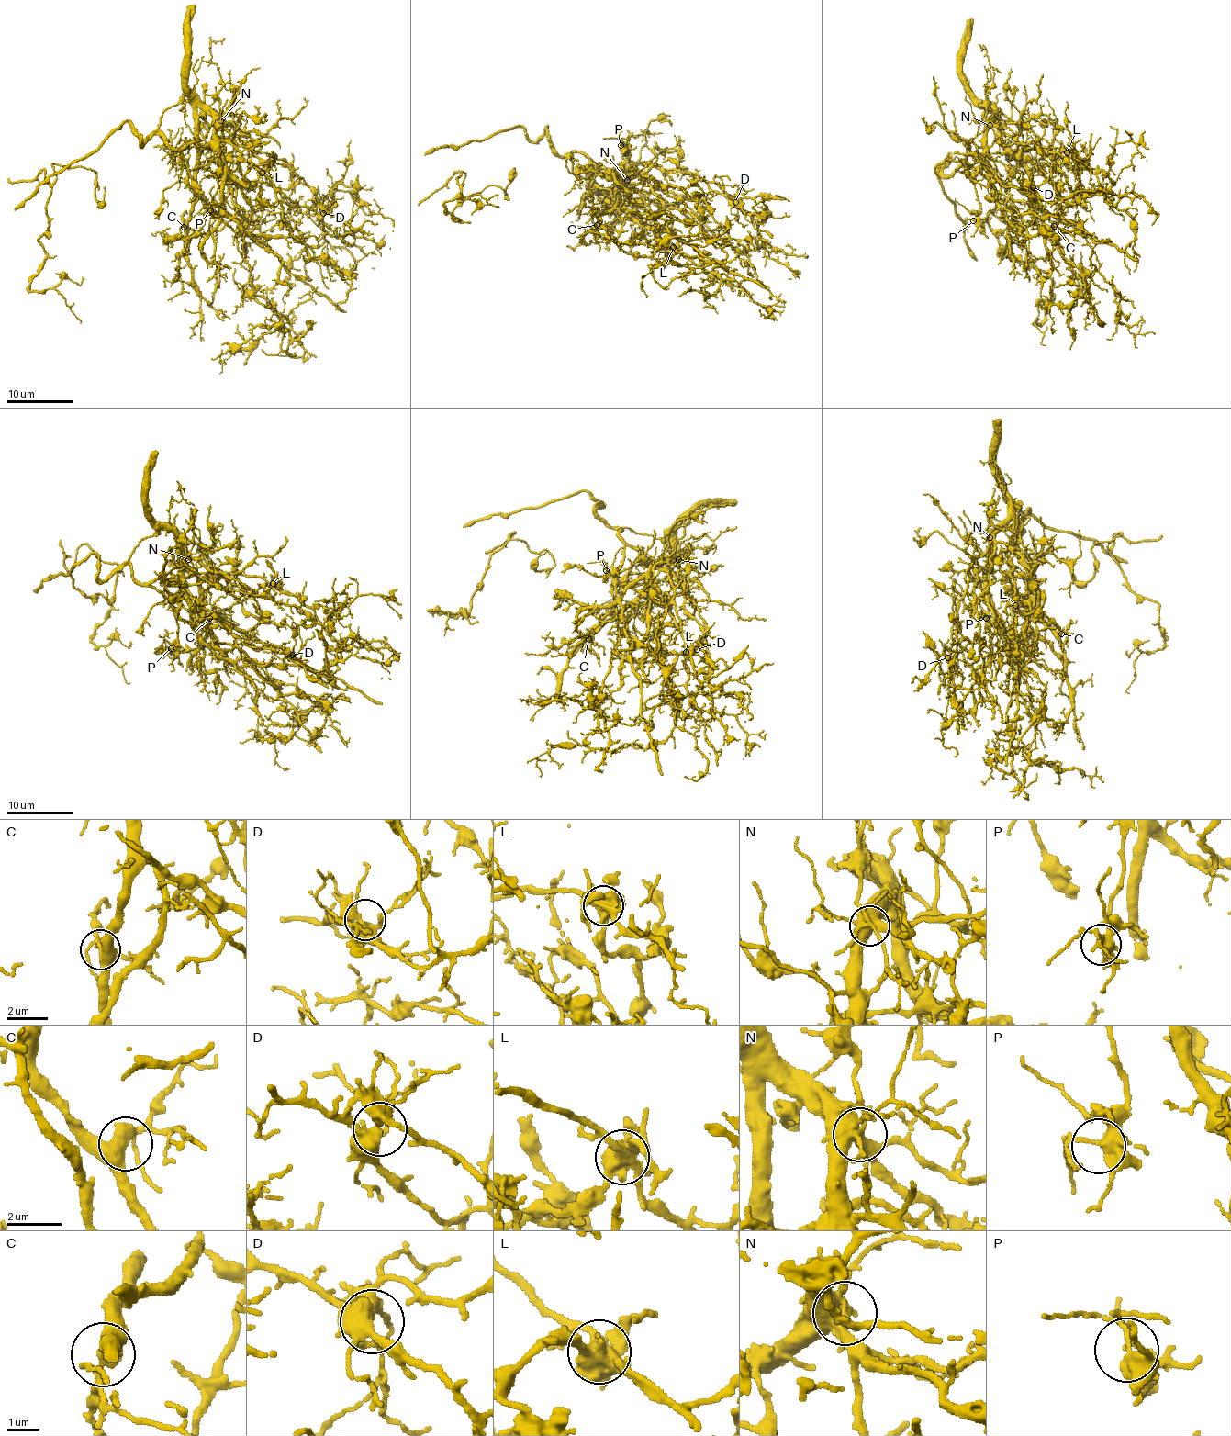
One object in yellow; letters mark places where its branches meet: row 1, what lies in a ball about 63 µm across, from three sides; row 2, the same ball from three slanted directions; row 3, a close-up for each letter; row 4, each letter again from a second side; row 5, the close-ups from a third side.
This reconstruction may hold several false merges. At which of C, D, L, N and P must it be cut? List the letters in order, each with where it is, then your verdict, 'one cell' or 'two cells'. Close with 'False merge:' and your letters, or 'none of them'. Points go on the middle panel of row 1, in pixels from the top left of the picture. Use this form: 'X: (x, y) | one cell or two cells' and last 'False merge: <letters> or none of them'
C: (597, 225) | one cell
D: (735, 202) | one cell
L: (673, 247) | two cells
N: (627, 180) | two cells
P: (621, 145) | one cell
False merge: L, N

